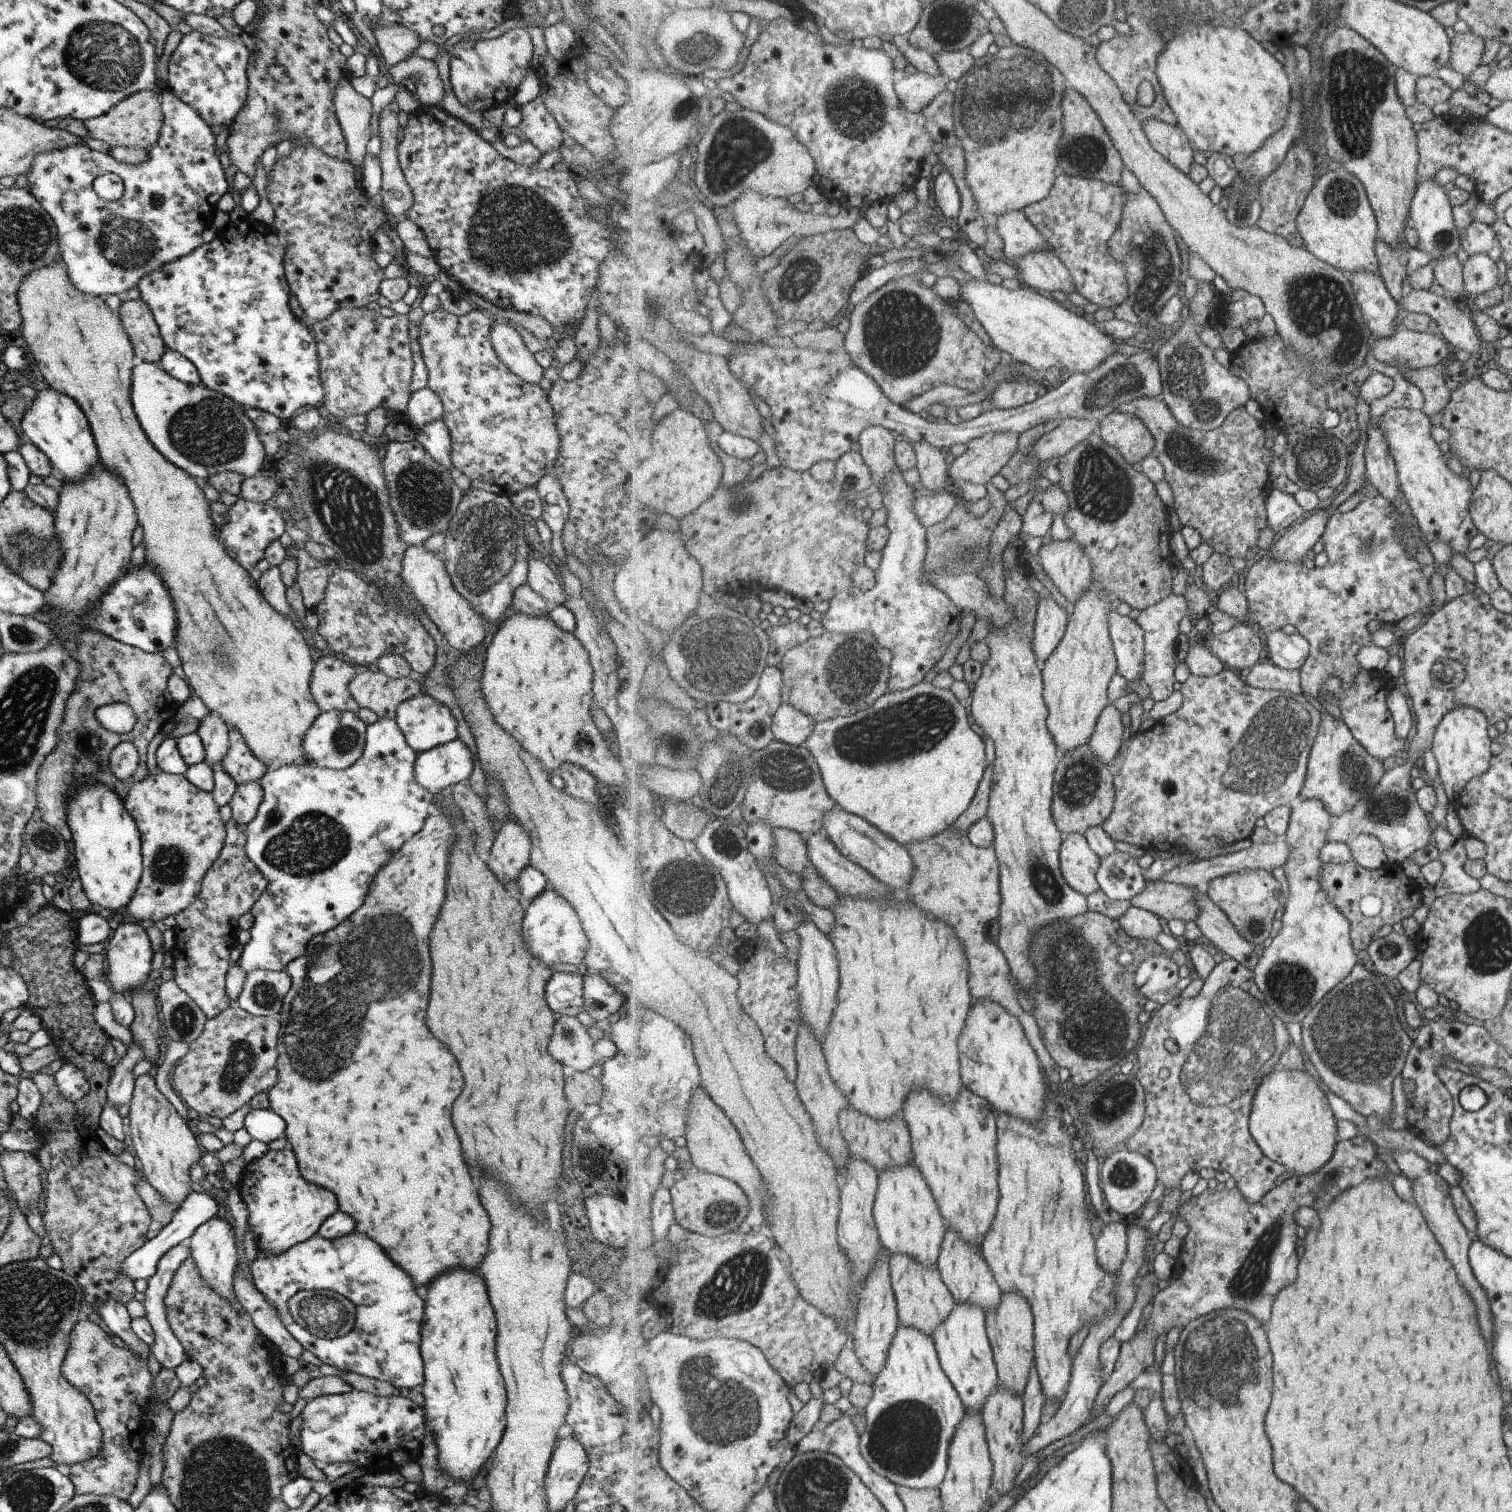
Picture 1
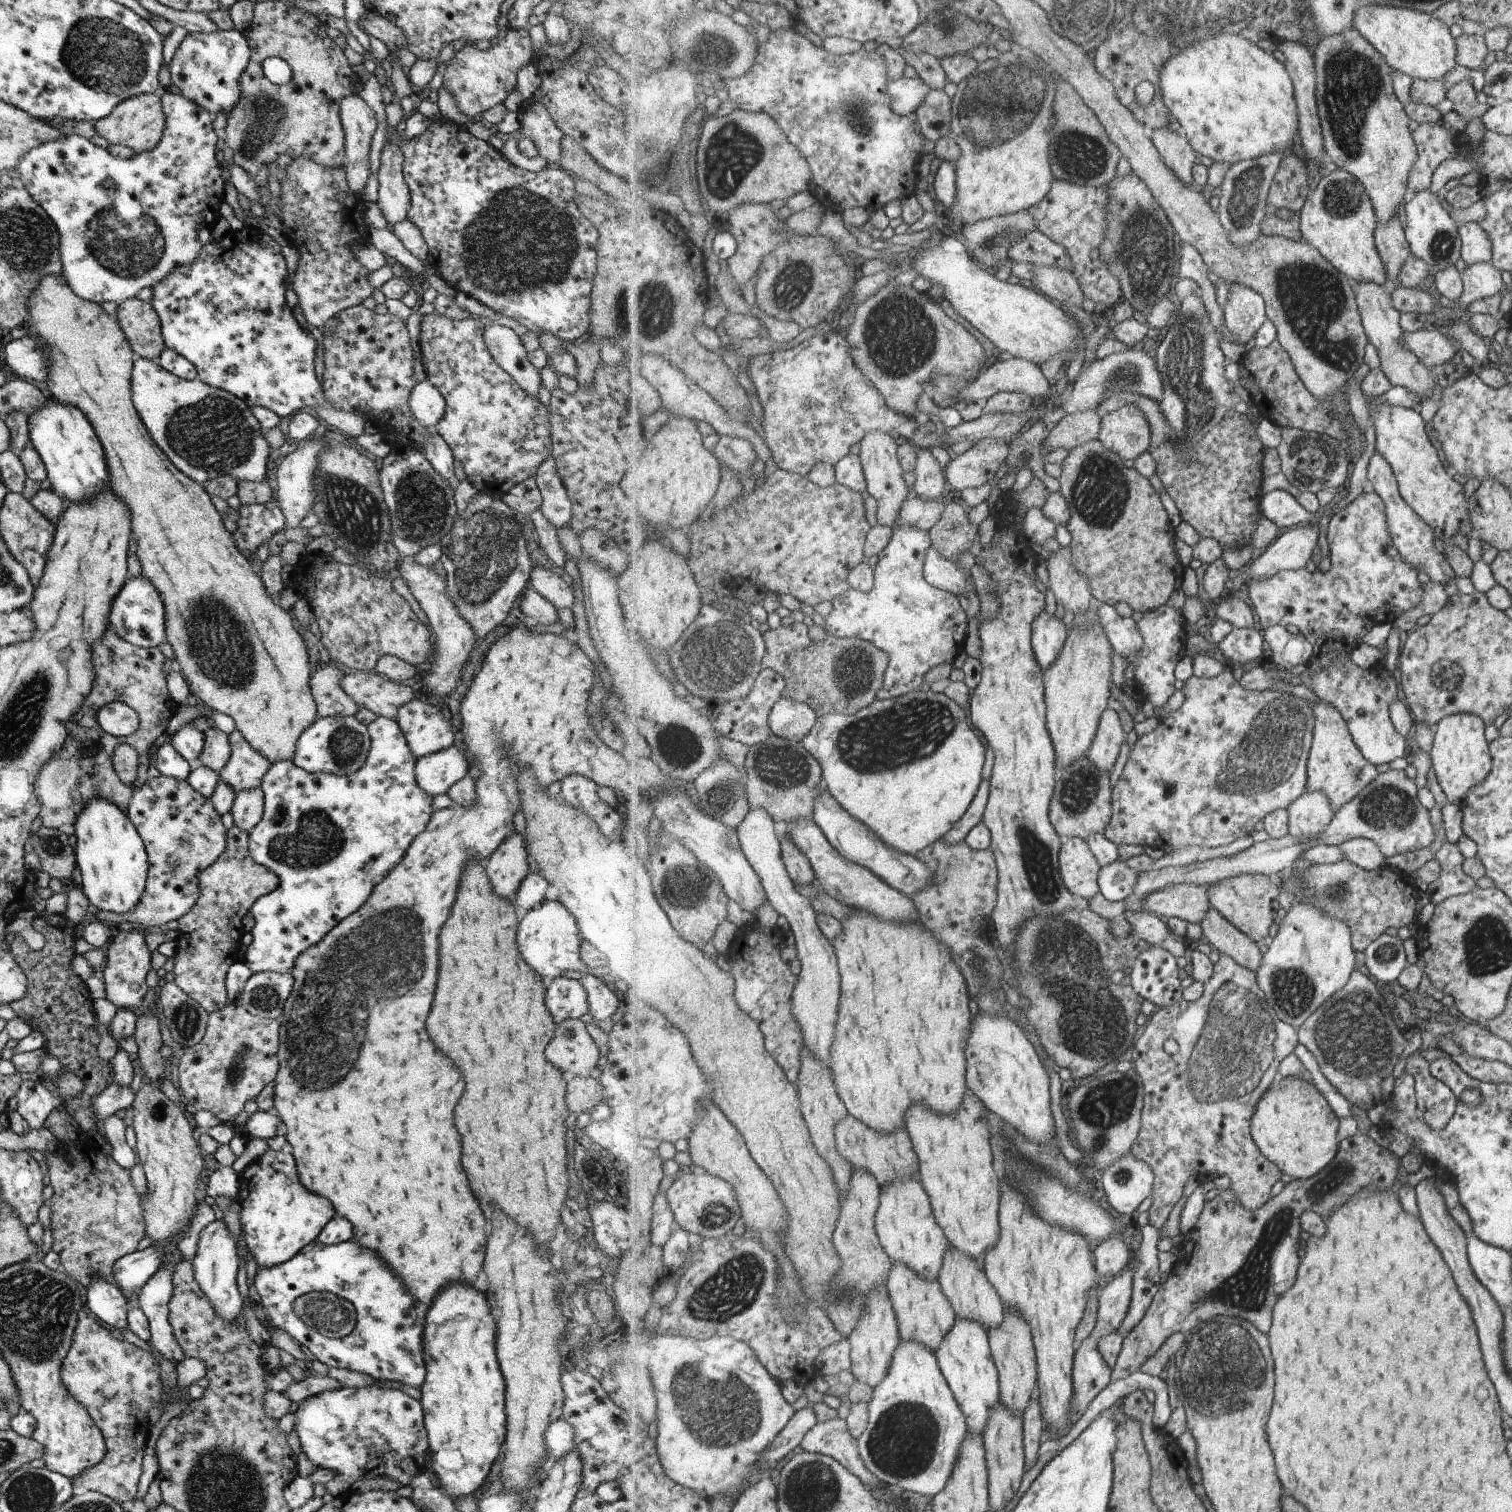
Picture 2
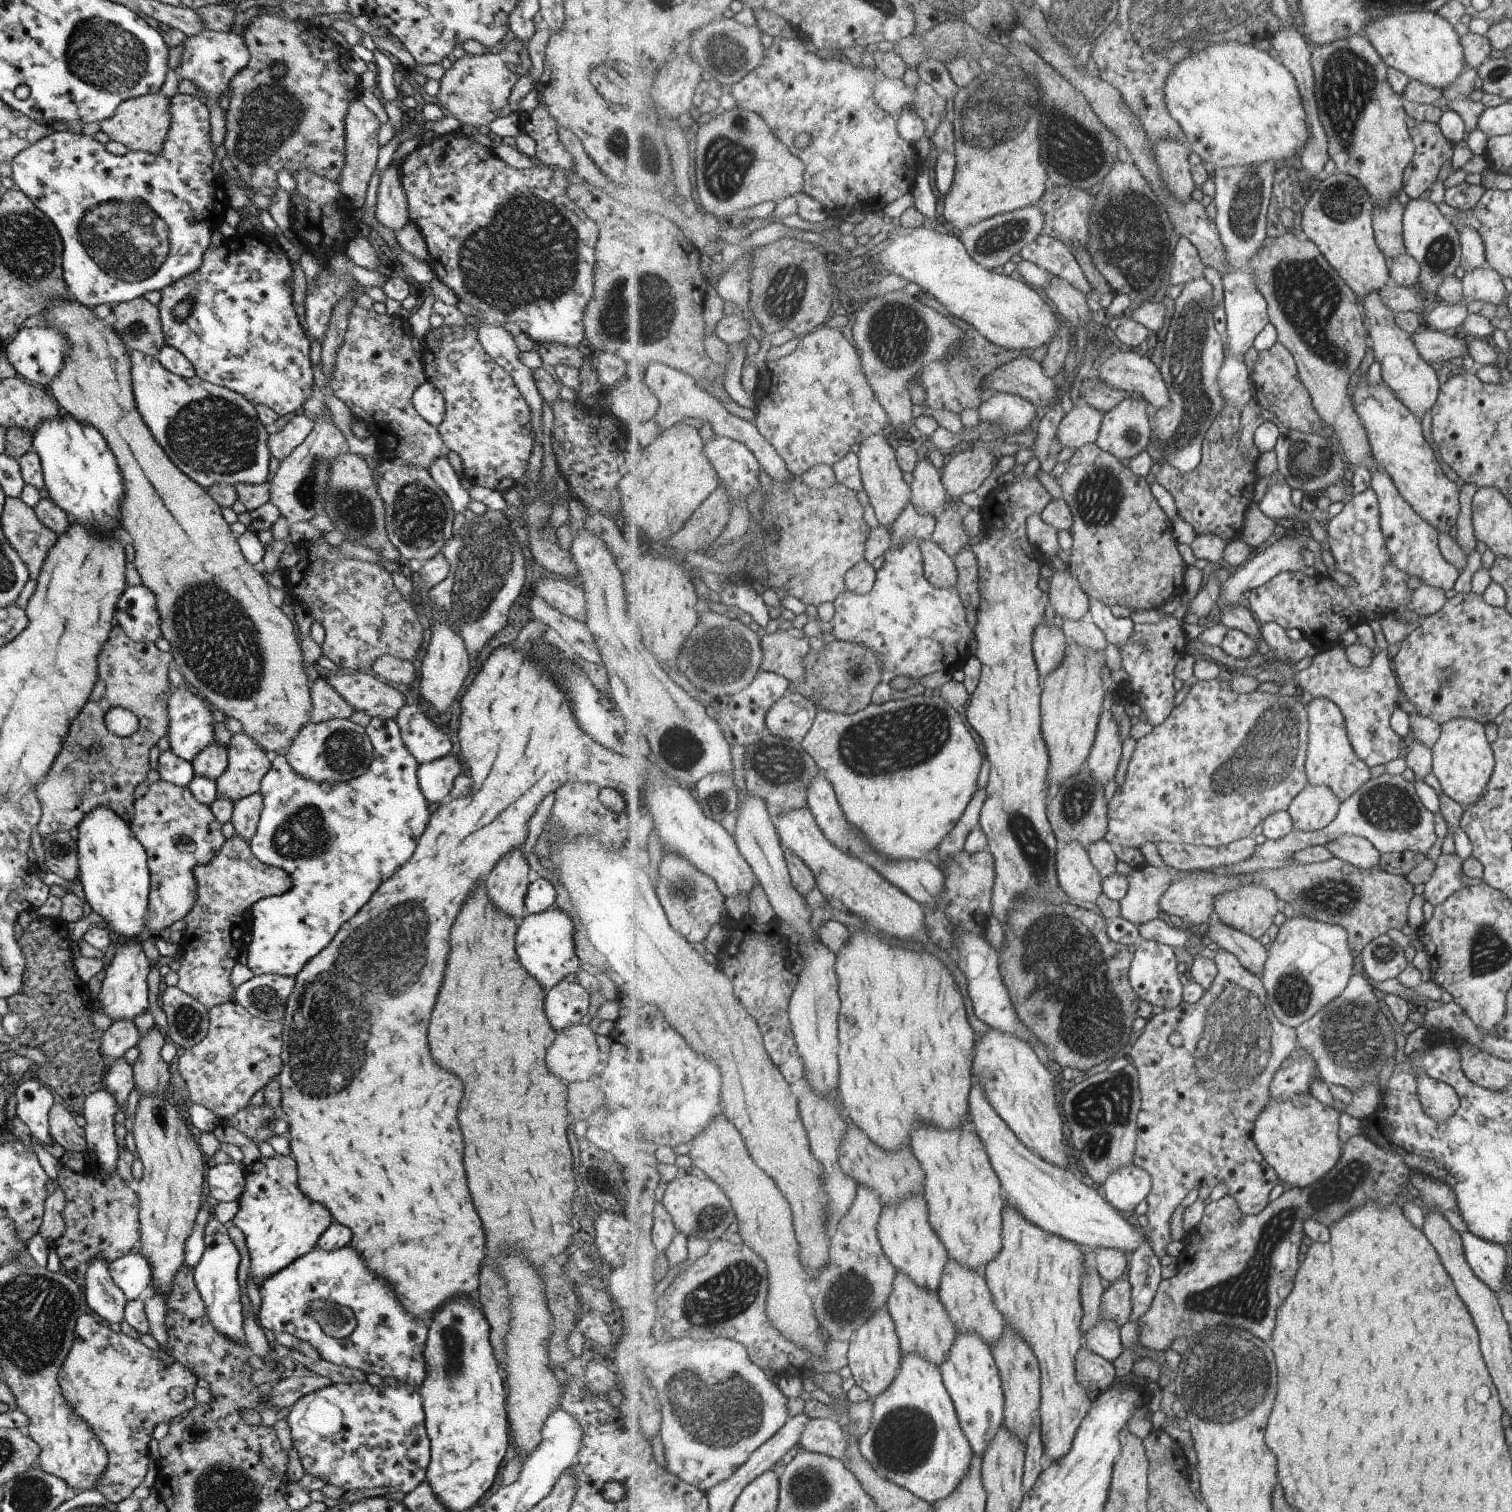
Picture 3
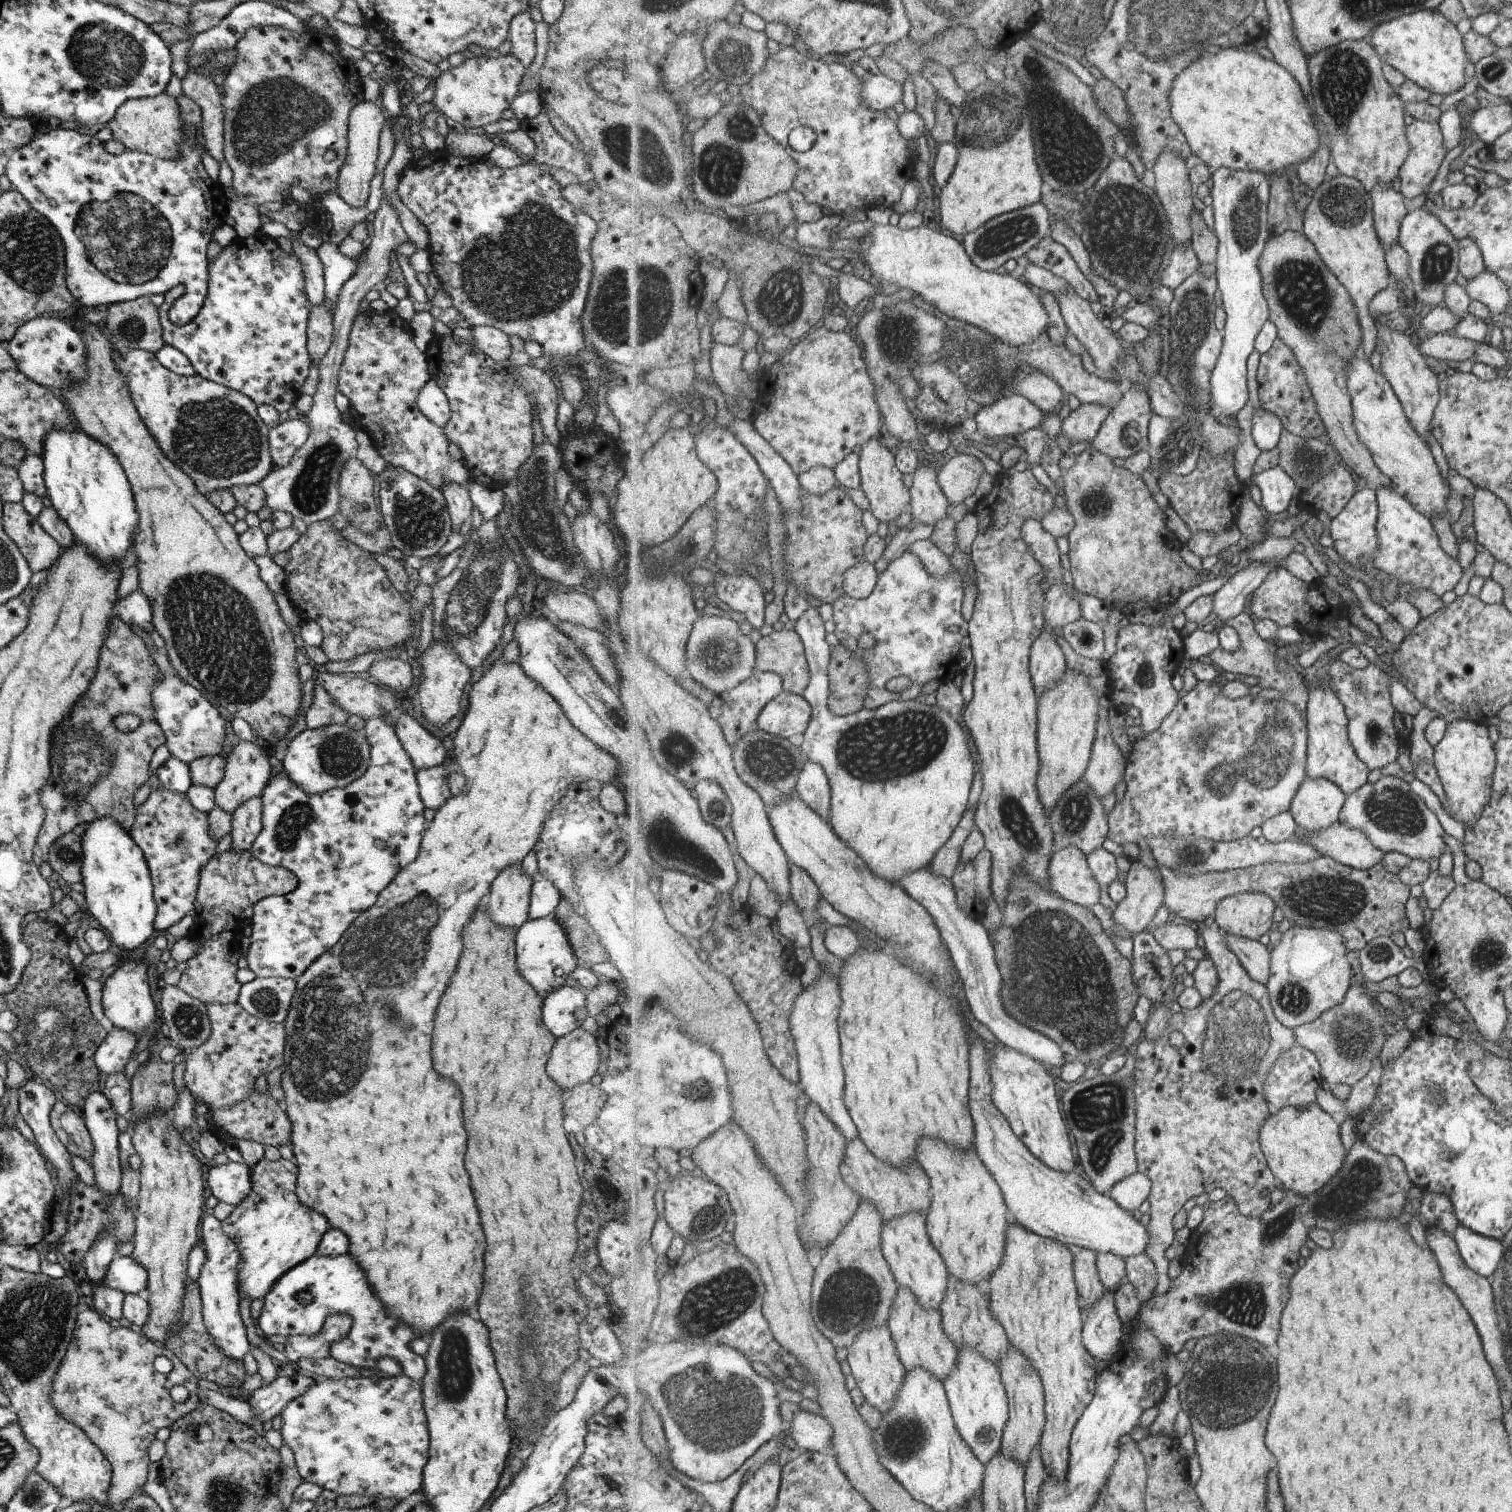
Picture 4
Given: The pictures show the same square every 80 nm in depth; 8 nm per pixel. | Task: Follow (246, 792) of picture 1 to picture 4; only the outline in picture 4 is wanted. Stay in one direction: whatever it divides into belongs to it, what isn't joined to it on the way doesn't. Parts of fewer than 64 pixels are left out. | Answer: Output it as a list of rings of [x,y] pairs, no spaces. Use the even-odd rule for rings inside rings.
[[[253,797],[242,802],[232,813],[231,842],[229,849],[249,849],[261,826],[262,802],[260,797]]]

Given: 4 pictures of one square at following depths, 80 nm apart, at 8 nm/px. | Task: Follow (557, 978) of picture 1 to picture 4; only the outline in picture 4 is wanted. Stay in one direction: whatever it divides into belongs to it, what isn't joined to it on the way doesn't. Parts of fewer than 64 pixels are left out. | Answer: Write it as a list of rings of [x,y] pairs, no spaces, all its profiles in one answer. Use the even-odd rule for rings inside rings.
[[[563,985],[543,998],[541,1018],[553,1036],[563,1036],[581,1026],[586,1017],[583,990]]]

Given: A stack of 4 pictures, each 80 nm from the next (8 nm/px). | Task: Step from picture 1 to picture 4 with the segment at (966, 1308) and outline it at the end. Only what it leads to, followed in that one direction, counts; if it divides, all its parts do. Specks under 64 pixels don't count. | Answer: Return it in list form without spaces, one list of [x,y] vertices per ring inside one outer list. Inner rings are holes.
[[[965,1345],[960,1348],[956,1369],[944,1380],[944,1387],[957,1428],[972,1446],[977,1458],[986,1465],[1001,1450],[1004,1428],[1010,1417],[1001,1367],[973,1347]]]

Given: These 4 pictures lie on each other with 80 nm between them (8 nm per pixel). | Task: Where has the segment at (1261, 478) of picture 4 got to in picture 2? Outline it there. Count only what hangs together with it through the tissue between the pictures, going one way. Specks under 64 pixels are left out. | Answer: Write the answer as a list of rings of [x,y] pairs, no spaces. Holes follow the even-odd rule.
[[[1283,487],[1269,491],[1269,494],[1261,500],[1263,516],[1274,522],[1282,531],[1289,526],[1297,526],[1301,522],[1308,522],[1311,513]]]

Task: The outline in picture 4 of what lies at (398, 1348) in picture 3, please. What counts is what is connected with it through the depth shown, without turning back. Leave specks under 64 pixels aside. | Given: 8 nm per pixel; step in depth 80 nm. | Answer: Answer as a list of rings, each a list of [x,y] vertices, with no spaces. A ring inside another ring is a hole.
[[[313,1253],[303,1262],[296,1264],[292,1269],[283,1273],[270,1287],[267,1294],[262,1298],[263,1305],[259,1316],[255,1320],[255,1326],[258,1333],[265,1339],[272,1334],[281,1334],[283,1336],[303,1335],[306,1337],[315,1336],[327,1322],[335,1322],[347,1328],[345,1336],[340,1341],[332,1342],[329,1348],[329,1355],[337,1362],[346,1365],[363,1368],[363,1370],[371,1370],[375,1368],[379,1358],[391,1358],[398,1362],[401,1373],[414,1381],[420,1381],[425,1374],[426,1366],[424,1358],[411,1351],[409,1342],[419,1338],[422,1332],[417,1332],[409,1326],[405,1326],[403,1322],[399,1322],[397,1318],[389,1318],[385,1306],[379,1302],[379,1298],[371,1292],[363,1270],[353,1262],[353,1258],[349,1254],[340,1254],[330,1256],[321,1256]]]

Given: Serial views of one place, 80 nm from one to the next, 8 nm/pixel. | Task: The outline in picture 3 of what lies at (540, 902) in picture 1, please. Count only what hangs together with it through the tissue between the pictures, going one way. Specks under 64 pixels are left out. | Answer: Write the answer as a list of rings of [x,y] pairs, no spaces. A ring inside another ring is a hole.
[[[557,906],[546,908],[543,912],[529,914],[518,920],[514,934],[515,954],[521,966],[543,986],[549,990],[567,974],[575,974],[581,970],[580,961],[573,947],[575,924],[570,916]]]

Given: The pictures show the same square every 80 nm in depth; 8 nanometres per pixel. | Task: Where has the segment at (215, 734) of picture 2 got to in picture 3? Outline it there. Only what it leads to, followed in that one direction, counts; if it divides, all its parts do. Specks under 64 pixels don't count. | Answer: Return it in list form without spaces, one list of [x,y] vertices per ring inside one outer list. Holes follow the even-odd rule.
[[[219,734],[215,741],[211,741],[201,749],[191,760],[194,775],[201,775],[215,780],[227,764],[225,735]]]

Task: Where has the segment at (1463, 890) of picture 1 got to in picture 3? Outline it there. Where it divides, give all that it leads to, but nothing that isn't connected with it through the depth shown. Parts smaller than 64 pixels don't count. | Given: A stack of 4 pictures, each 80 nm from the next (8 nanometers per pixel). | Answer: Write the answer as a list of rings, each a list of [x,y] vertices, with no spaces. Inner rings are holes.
[[[1455,851],[1451,854],[1441,853],[1438,860],[1433,878],[1425,884],[1423,892],[1425,899],[1434,907],[1467,887],[1461,878],[1464,860],[1459,858],[1459,854],[1455,854]]]

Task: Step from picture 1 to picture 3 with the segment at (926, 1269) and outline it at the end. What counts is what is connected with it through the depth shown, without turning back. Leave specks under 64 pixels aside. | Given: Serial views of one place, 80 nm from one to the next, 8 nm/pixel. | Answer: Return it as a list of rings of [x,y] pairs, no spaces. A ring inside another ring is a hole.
[[[899,1271],[887,1307],[896,1322],[903,1354],[919,1353],[939,1366],[948,1360],[952,1346],[955,1345],[957,1327],[939,1292],[921,1288],[908,1274]]]

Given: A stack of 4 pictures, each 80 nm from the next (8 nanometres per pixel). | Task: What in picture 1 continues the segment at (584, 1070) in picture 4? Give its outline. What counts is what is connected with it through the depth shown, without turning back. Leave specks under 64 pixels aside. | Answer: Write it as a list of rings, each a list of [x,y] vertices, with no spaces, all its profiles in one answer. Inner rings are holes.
[[[561,1016],[553,1024],[547,1052],[553,1060],[573,1068],[575,1072],[589,1072],[594,1065],[593,1042],[576,1016]]]

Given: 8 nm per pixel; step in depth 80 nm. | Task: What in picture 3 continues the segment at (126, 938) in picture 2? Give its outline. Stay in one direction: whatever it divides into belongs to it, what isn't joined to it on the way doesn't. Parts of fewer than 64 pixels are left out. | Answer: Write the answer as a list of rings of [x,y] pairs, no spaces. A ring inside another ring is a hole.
[[[121,939],[120,943],[114,948],[113,957],[103,972],[104,978],[101,980],[97,999],[102,1012],[113,1021],[121,1019],[132,1021],[137,1014],[147,1012],[147,992],[149,990],[145,976],[149,974],[149,961],[143,955],[141,943],[139,944],[137,940]]]

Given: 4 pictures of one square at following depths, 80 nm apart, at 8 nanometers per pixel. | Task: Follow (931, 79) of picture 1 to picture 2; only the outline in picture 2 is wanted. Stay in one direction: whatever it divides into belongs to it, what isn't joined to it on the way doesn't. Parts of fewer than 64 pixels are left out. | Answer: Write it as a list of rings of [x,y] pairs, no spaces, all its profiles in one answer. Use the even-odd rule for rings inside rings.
[[[918,74],[914,78],[901,77],[892,81],[888,93],[892,96],[892,107],[900,115],[912,115],[919,104],[928,97],[933,90],[932,86],[925,82]]]

